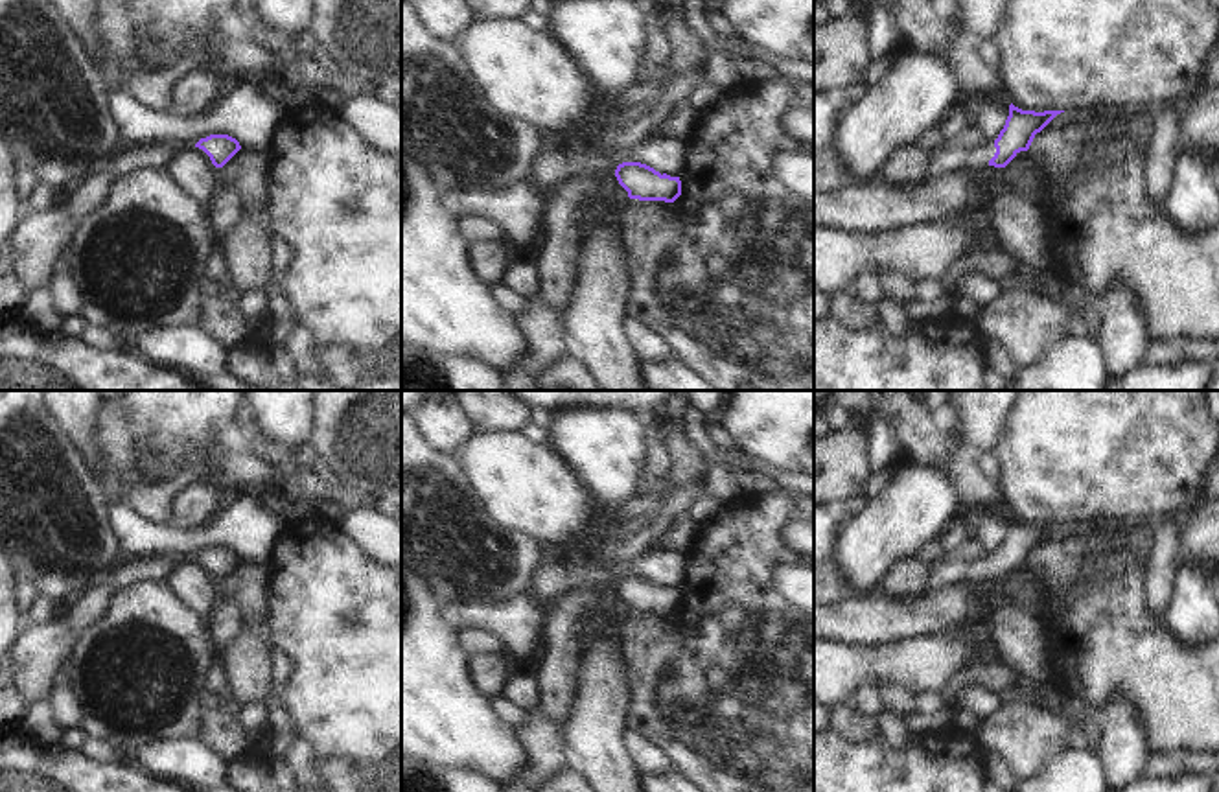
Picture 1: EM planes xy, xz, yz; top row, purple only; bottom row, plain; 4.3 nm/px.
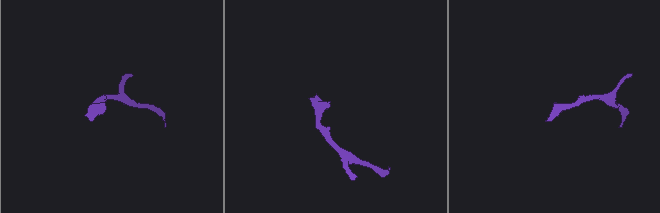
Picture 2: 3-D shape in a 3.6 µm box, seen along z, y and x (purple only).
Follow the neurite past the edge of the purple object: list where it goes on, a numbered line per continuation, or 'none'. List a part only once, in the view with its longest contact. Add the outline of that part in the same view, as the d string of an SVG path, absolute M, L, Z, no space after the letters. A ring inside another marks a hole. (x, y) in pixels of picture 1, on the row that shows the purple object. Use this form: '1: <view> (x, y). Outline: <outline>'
1: yz (951, 157). Outline: M987 140L978 147L959 147L954 142L945 149L935 149L932 155L930 173L948 171L963 166L980 168L994 157L994 142Z

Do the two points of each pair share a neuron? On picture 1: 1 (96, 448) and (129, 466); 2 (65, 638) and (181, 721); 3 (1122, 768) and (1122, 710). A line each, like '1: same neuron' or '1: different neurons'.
1: different neurons
2: different neurons
3: same neuron

